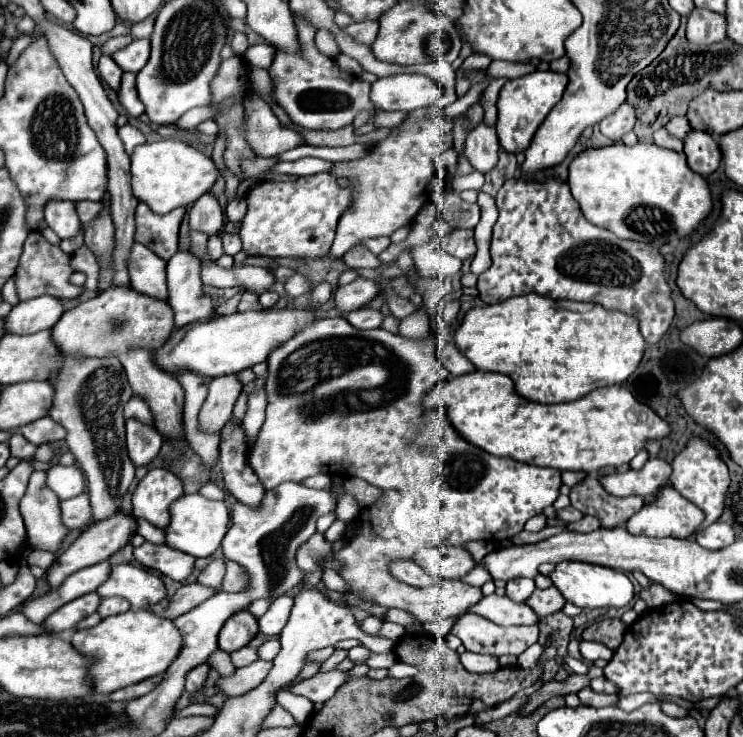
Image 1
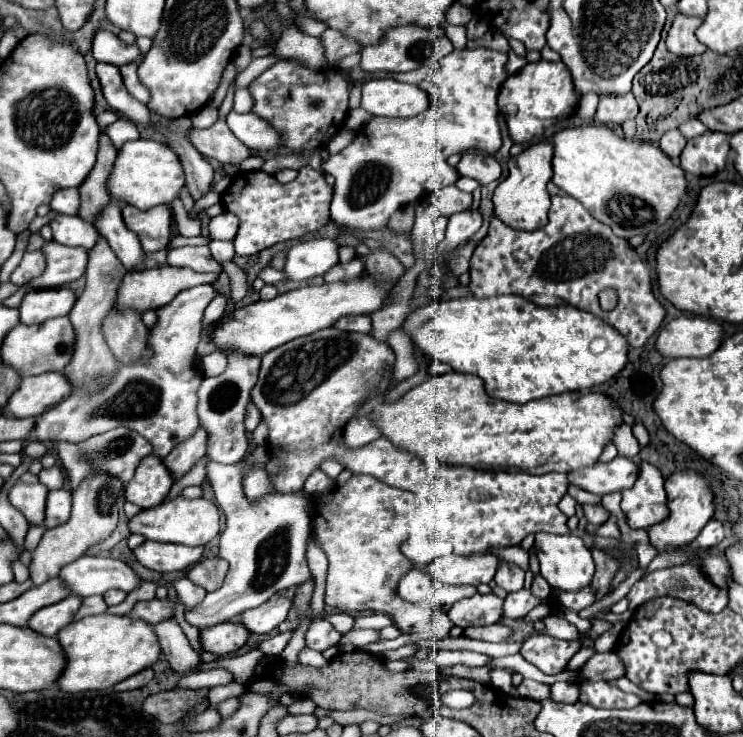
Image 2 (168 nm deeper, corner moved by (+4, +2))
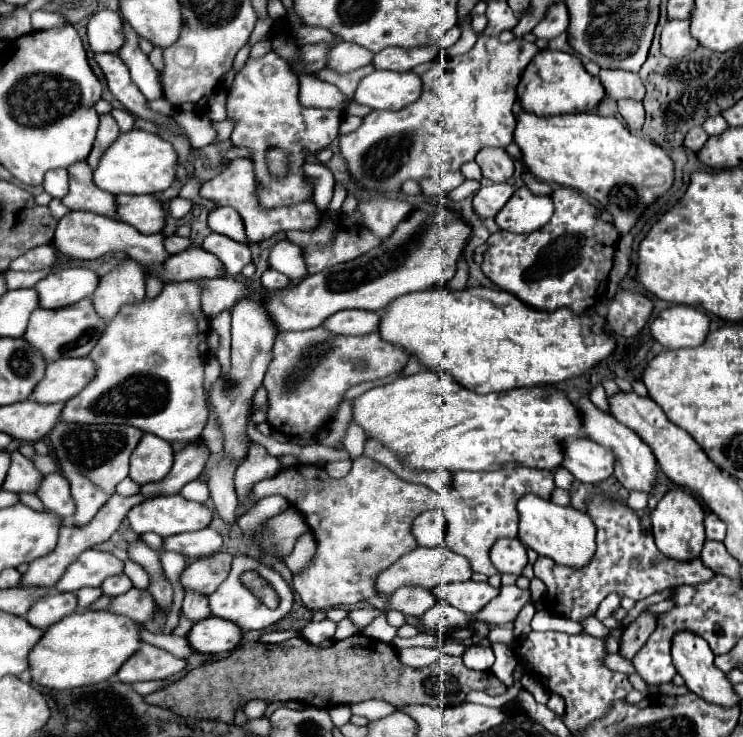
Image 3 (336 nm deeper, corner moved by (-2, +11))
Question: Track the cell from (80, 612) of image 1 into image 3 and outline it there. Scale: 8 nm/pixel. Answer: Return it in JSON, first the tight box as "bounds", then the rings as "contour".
{"bounds":[27,592,77,630],"contour":[[[55,592],[41,600],[37,600],[31,610],[27,612],[27,620],[31,626],[47,630],[49,626],[57,624],[61,618],[73,614],[77,608],[77,594],[69,592]]]}

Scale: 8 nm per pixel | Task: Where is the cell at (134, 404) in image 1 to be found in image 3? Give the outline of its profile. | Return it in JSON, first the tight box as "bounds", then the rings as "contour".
{"bounds":[61,282,209,442],"contour":[[[175,282],[163,288],[155,300],[145,298],[139,304],[123,306],[121,312],[107,324],[99,344],[91,350],[91,360],[97,364],[95,378],[71,400],[65,402],[61,420],[79,424],[129,424],[143,432],[155,434],[167,442],[195,442],[207,424],[209,408],[205,400],[205,354],[209,354],[207,334],[209,322],[199,322],[201,316],[201,284]]]}

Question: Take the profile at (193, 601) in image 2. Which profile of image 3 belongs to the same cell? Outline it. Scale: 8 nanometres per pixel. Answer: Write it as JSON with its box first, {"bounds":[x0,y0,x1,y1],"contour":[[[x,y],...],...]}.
{"bounds":[181,590,211,622],"contour":[[[185,590],[185,600],[183,600],[183,608],[181,610],[193,622],[199,622],[199,620],[211,616],[211,612],[209,612],[209,598],[203,596],[201,592]]]}

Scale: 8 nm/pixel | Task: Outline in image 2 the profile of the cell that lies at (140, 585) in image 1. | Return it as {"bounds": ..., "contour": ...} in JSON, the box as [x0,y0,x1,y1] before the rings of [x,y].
{"bounds":[59,555,141,597],"contour":[[[91,555],[69,563],[65,569],[61,569],[59,579],[71,591],[71,595],[77,597],[103,595],[109,589],[121,589],[129,593],[141,583],[139,575],[123,561]]]}

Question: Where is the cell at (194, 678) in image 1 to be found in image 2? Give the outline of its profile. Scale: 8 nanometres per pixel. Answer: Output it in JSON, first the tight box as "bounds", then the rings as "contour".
{"bounds":[155,617,201,675],"contour":[[[171,617],[165,621],[159,621],[155,625],[155,635],[159,637],[159,645],[171,665],[179,675],[187,675],[191,667],[201,663],[199,653],[191,647],[185,633],[181,631],[179,623]]]}

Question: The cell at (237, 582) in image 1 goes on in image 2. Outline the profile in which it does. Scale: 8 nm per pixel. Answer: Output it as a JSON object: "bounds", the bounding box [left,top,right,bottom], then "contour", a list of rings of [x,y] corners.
{"bounds":[187,557,229,593],"contour":[[[213,557],[213,559],[205,559],[205,561],[199,561],[197,565],[193,565],[191,571],[187,573],[187,577],[195,585],[199,585],[211,593],[223,585],[227,569],[229,569],[229,563],[225,559]]]}

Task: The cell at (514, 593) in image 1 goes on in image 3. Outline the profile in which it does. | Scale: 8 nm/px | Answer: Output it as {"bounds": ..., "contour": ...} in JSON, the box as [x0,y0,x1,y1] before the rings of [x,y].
{"bounds":[491,538,527,576],"contour":[[[503,538],[491,548],[491,562],[499,574],[521,576],[523,568],[527,566],[527,550],[519,540]]]}

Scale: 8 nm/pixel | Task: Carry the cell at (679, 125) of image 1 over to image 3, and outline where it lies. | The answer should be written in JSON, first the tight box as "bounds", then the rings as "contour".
{"bounds":[703,116,727,136],"contour":[[[715,116],[715,118],[707,118],[705,122],[703,122],[703,130],[711,136],[711,134],[719,134],[719,132],[723,132],[727,128],[727,122],[721,118],[721,116]]]}

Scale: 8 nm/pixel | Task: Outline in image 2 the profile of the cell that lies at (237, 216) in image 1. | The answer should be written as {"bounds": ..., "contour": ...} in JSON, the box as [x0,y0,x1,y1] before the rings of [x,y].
{"bounds":[209,211,239,241],"contour":[[[225,211],[225,213],[211,219],[209,237],[211,239],[221,239],[221,241],[233,241],[235,233],[237,233],[237,227],[239,227],[237,215]]]}

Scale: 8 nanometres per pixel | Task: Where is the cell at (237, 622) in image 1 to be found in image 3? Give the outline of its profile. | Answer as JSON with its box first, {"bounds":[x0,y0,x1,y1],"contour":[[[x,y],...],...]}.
{"bounds":[187,616,243,654],"contour":[[[215,616],[195,622],[187,634],[187,640],[193,646],[193,650],[207,654],[233,650],[241,642],[241,638],[243,638],[243,630],[235,626],[235,622]]]}

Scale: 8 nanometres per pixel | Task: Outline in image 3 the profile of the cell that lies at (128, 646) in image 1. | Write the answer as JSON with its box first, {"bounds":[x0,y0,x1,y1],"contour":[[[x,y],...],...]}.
{"bounds":[31,610,141,690],"contour":[[[109,610],[73,612],[45,630],[43,638],[31,650],[31,676],[37,684],[55,690],[97,684],[117,674],[117,670],[139,650],[139,644],[141,628],[127,616],[119,616]]]}

